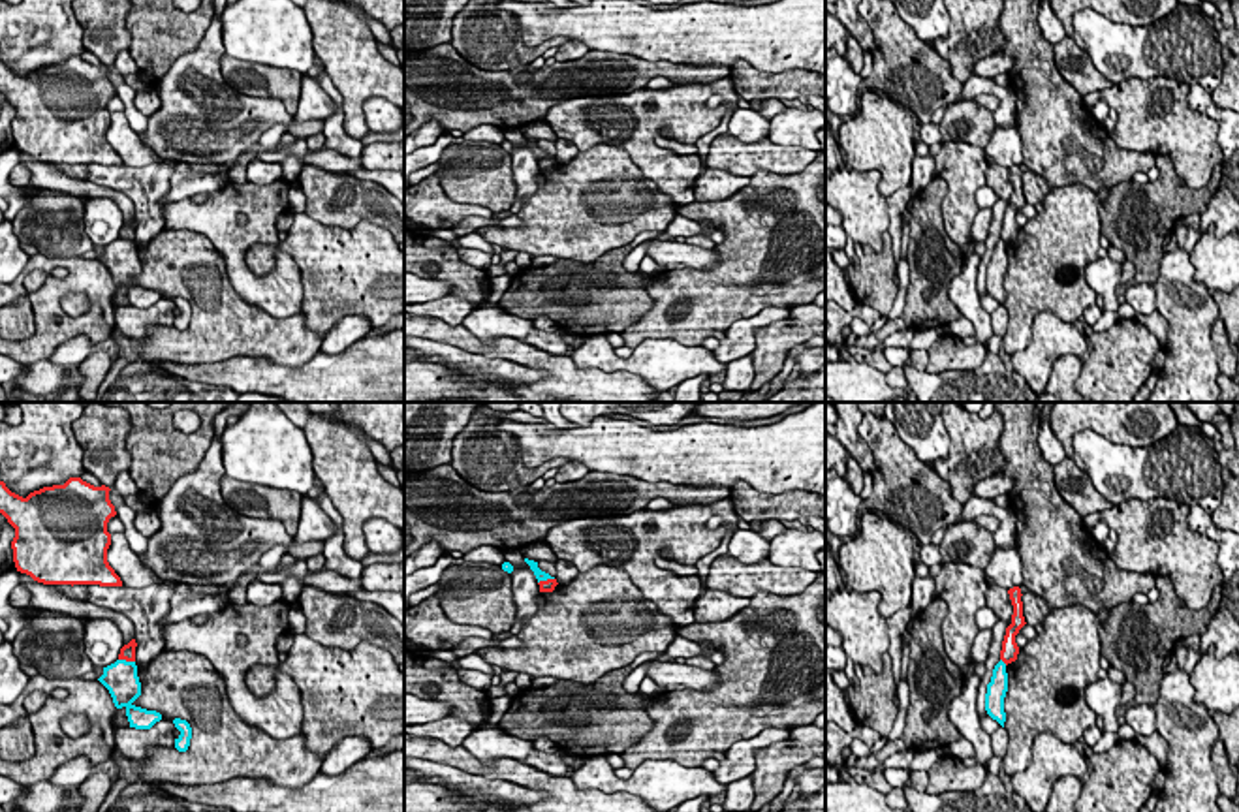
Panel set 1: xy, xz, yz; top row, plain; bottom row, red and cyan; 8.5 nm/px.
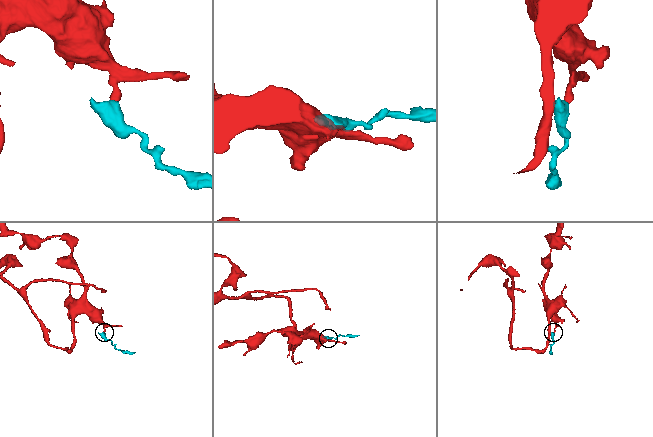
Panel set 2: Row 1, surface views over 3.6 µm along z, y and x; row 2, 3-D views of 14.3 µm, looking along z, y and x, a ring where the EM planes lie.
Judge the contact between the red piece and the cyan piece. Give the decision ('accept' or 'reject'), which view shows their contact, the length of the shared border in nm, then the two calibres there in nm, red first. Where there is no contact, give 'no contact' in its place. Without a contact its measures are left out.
reject; meets red in xy; contact 150 nm long; 130 nm thick on the red side, 300 nm on the other

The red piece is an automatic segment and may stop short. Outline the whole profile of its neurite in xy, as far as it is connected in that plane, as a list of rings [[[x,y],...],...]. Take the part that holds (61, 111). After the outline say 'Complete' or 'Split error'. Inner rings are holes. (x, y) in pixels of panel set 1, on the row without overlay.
[[[70,56],[23,77],[0,60],[0,92],[15,107],[17,150],[43,164],[122,165],[107,141],[107,102],[117,94],[109,70]]]. Complete

